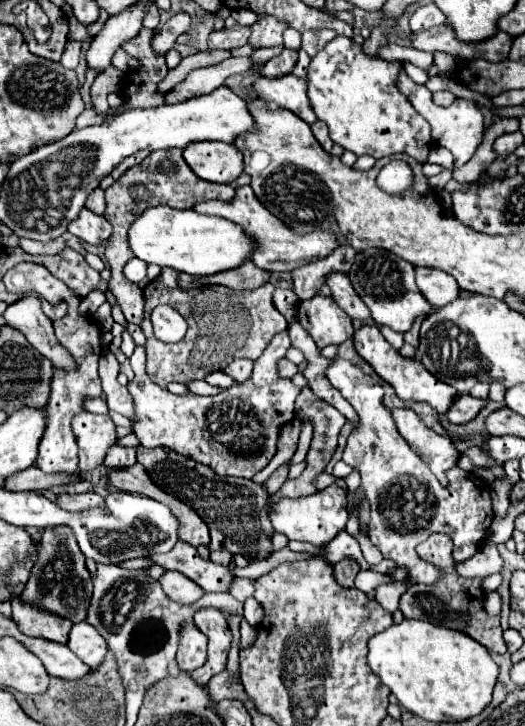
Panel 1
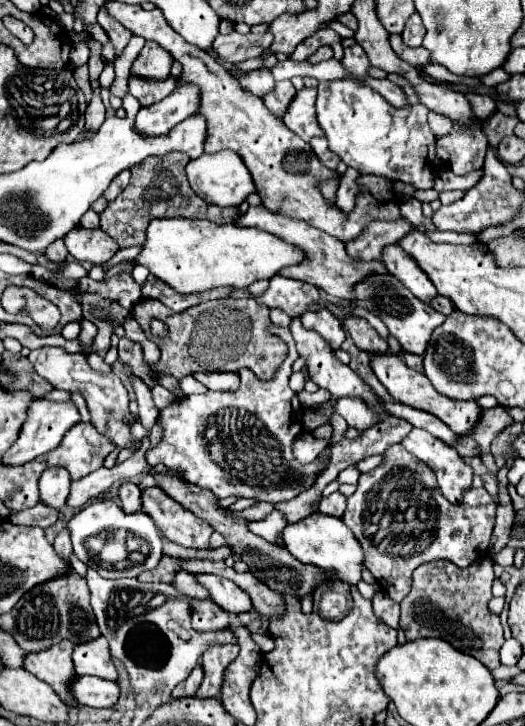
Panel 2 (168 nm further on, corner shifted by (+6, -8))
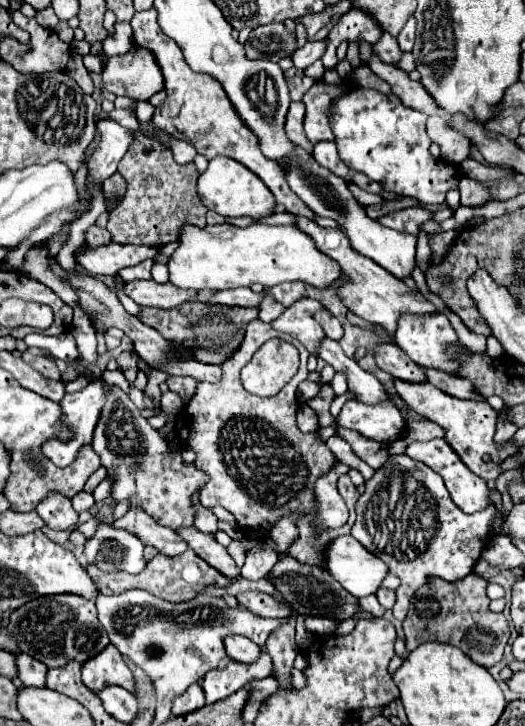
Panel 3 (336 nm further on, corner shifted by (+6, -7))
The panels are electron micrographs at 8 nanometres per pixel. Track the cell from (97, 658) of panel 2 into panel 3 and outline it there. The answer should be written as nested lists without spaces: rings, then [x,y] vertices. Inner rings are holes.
[[[108,646],[98,656],[90,658],[82,664],[82,682],[92,692],[100,692],[104,686],[122,686],[130,694],[136,696],[134,688],[134,674],[126,666],[122,654],[116,650],[116,646]]]

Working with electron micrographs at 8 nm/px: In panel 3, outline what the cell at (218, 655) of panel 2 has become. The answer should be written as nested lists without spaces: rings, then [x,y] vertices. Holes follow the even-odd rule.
[[[267,652],[261,653],[254,666],[230,660],[224,668],[208,672],[208,676],[204,678],[202,690],[206,694],[206,704],[214,704],[218,700],[224,700],[230,694],[234,694],[236,690],[244,688],[248,682],[270,676],[272,669],[272,658]]]

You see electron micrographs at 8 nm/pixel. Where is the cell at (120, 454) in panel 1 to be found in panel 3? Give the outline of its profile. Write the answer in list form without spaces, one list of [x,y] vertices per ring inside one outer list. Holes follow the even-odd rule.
[[[130,508],[124,518],[114,522],[114,526],[136,534],[144,546],[154,546],[164,556],[180,556],[184,550],[188,550],[188,544],[172,528],[156,524],[146,512],[138,508]]]

